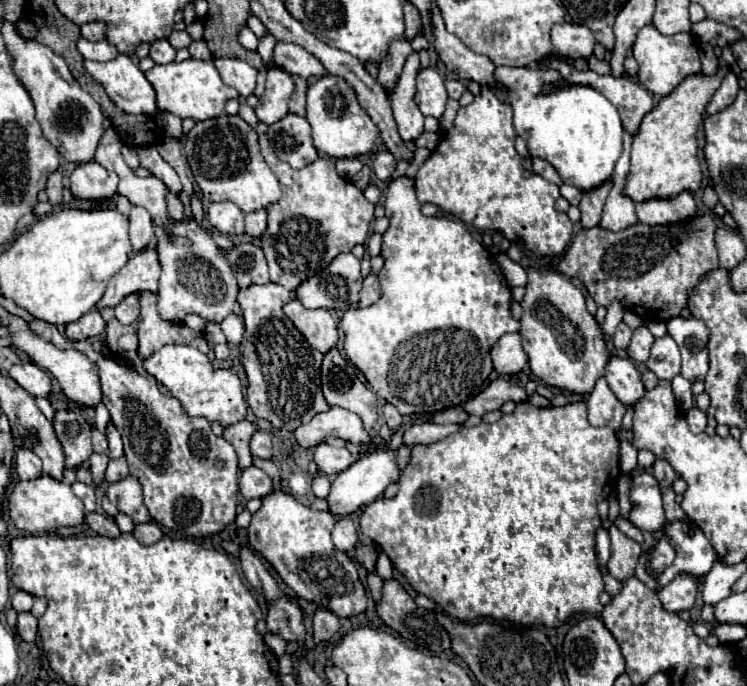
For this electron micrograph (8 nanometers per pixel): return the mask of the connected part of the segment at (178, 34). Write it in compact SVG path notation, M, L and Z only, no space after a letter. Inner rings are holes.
M173 31L173 33L167 37L167 41L169 41L175 49L183 49L183 47L189 47L191 37L189 37L187 31Z

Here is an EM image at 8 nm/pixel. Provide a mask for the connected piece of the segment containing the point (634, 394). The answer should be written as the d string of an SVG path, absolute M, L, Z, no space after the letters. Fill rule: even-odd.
M617 355L609 357L605 365L605 381L609 383L611 391L619 397L619 401L623 401L627 407L635 405L645 393L645 387L641 383L641 373L637 371L637 367L629 357L625 359Z

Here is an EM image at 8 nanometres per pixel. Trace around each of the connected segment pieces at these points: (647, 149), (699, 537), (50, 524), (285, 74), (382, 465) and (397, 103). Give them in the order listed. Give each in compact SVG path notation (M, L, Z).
M719 69L719 73L715 77L705 77L705 75L687 77L681 85L677 85L677 89L673 93L663 97L659 101L659 105L643 117L637 135L633 135L631 169L629 169L627 183L625 183L625 195L631 201L637 203L637 201L649 201L649 197L677 197L677 193L699 189L699 185L701 185L701 167L699 167L699 159L697 159L695 133L697 133L699 125L703 123L705 107L707 107L709 99L713 97L713 93L719 89L721 79L725 77L725 73L727 73L727 69Z
M685 521L667 523L665 535L675 545L677 557L675 557L675 563L657 577L659 587L665 587L679 573L689 573L697 579L703 579L711 571L713 563L719 559L715 549L711 547L711 543L705 539L705 535L699 529L693 529L695 535L689 537L687 535L689 529L691 529L691 525L687 525Z
M41 475L29 481L15 481L9 495L5 497L5 509L17 529L33 535L55 533L59 527L75 527L85 523L83 503L73 495L71 487L61 481L55 481L49 475Z
M271 63L267 71L265 95L259 99L259 105L255 109L257 117L267 125L273 125L279 119L283 119L287 115L287 103L293 95L293 89L295 89L295 83L291 79L291 73Z
M381 447L379 451L373 451L369 457L357 459L349 469L341 471L333 479L331 491L327 495L329 513L333 513L335 517L343 517L343 515L349 515L349 513L365 507L365 505L369 505L371 501L375 501L383 495L383 491L387 489L387 485L391 481L399 481L399 477L401 477L401 469L397 467L393 451L389 451L387 447Z
M411 53L399 75L397 87L389 95L393 117L403 141L415 141L423 133L423 115L415 103L415 79L419 73L419 55Z

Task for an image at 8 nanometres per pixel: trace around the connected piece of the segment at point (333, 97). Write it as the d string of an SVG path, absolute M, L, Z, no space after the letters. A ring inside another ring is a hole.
M325 75L307 89L307 121L311 125L311 137L317 151L337 159L371 153L379 141L379 129L365 109L361 109L353 89L345 83L345 79L335 75Z

